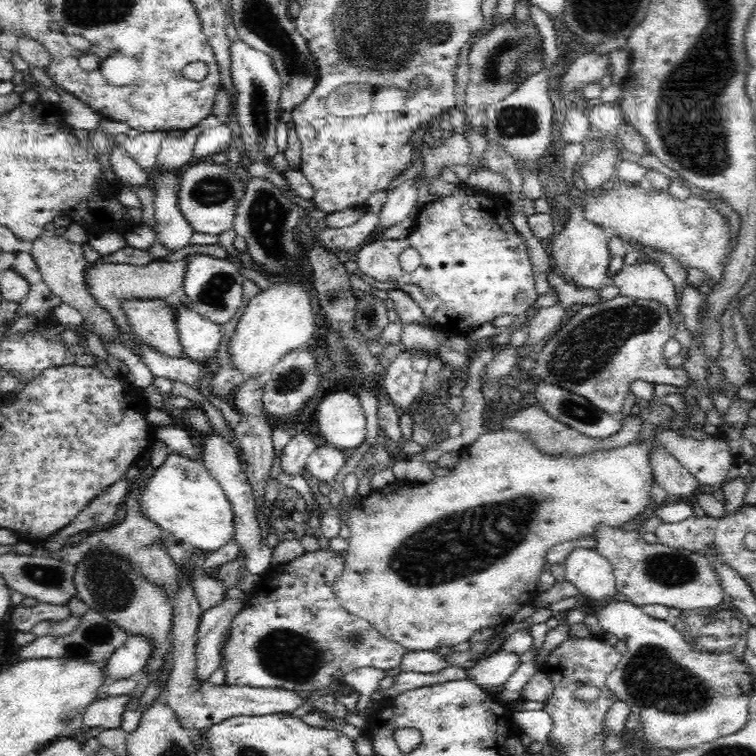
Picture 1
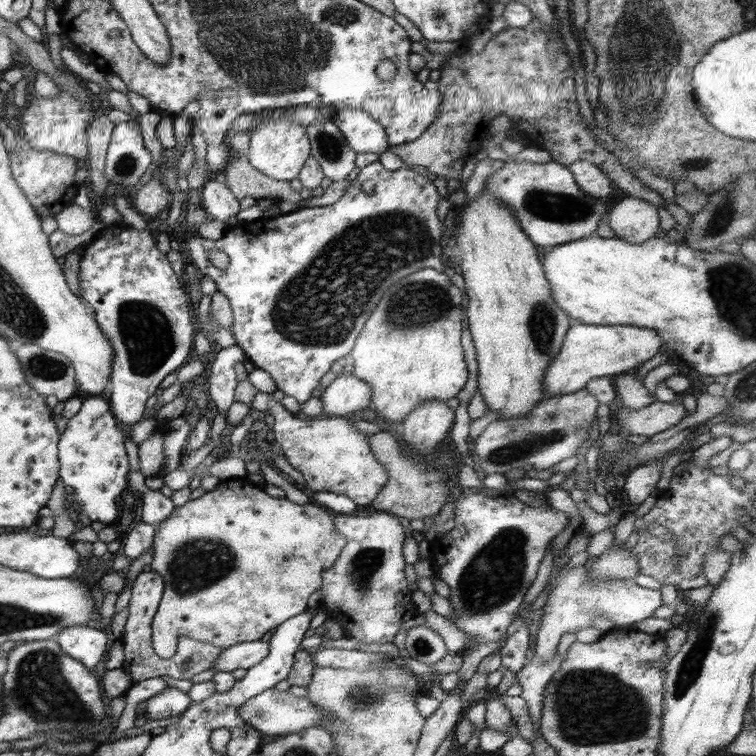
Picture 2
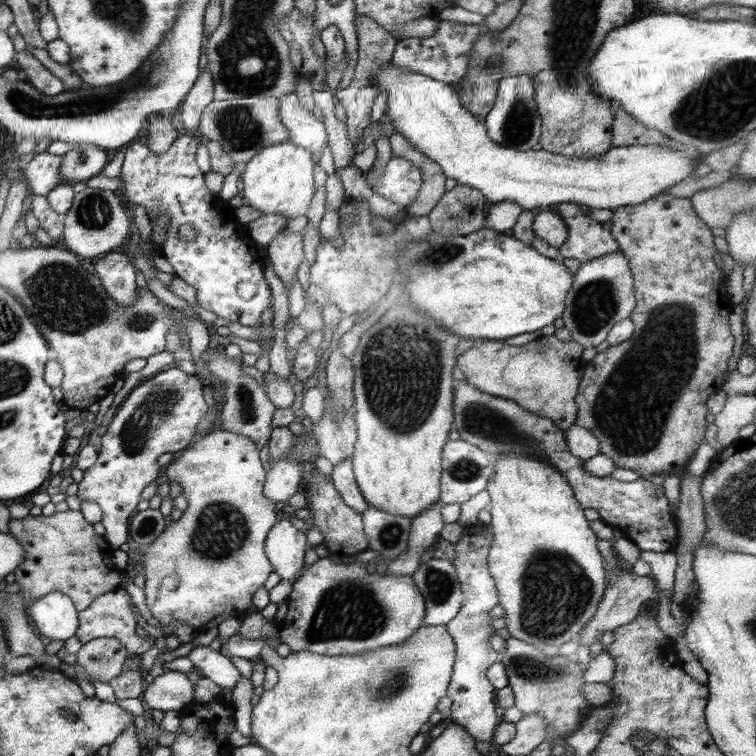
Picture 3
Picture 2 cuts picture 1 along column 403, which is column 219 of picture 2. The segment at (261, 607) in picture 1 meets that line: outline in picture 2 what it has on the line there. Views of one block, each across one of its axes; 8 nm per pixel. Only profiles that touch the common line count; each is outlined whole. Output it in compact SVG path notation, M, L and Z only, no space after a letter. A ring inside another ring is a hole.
M151 571L141 572L134 580L133 585L129 601L130 616L128 616L123 634L119 639L123 643L125 654L123 669L130 675L132 686L138 682L161 676L169 676L174 680L191 680L195 674L210 669L210 666L216 662L216 658L222 654L224 650L222 647L188 638L184 642L180 640L180 644L177 644L178 652L176 651L170 658L160 658L154 652L152 644L153 619L157 614L165 590L165 583L156 572Z

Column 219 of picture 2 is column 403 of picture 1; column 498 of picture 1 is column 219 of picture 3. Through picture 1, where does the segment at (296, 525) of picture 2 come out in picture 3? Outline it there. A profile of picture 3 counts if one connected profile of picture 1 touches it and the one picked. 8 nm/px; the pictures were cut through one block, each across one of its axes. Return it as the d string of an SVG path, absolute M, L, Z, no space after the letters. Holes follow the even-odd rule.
M227 430L210 431L201 439L198 439L186 449L179 452L172 462L164 468L163 479L169 480L169 482L178 482L180 488L182 488L181 494L184 494L188 501L188 507L183 512L180 519L168 526L167 530L163 532L163 535L159 536L146 551L141 552L144 565L142 574L146 577L146 587L144 588L147 602L146 605L150 610L152 617L162 624L161 629L164 636L167 637L170 634L174 634L174 631L180 623L190 625L194 628L195 634L197 634L206 632L212 628L217 628L227 619L245 618L248 615L248 608L253 605L252 598L254 597L254 594L259 588L264 586L270 574L274 572L270 560L266 557L265 541L270 529L276 524L277 512L274 511L275 503L268 500L263 495L267 473L262 467L259 451L260 449L256 446L256 443L241 434L234 434Z

